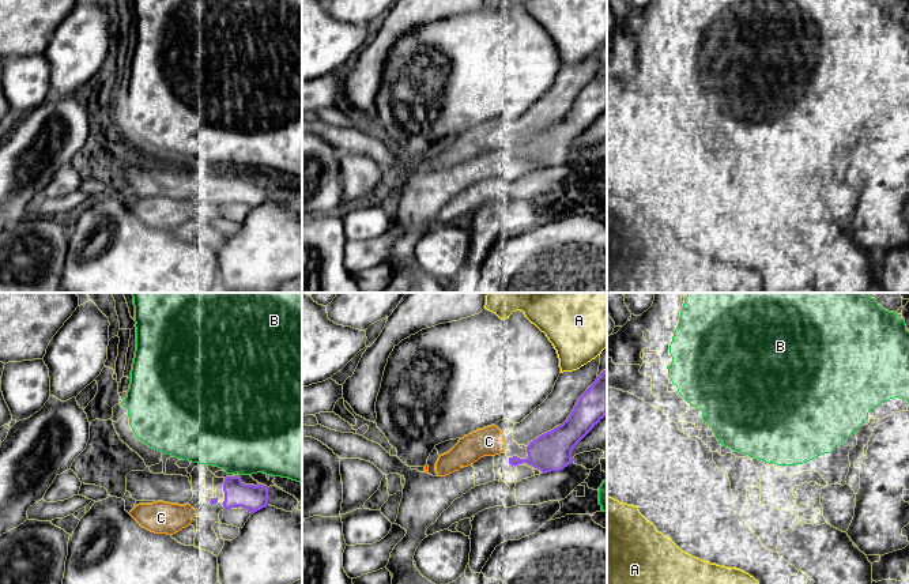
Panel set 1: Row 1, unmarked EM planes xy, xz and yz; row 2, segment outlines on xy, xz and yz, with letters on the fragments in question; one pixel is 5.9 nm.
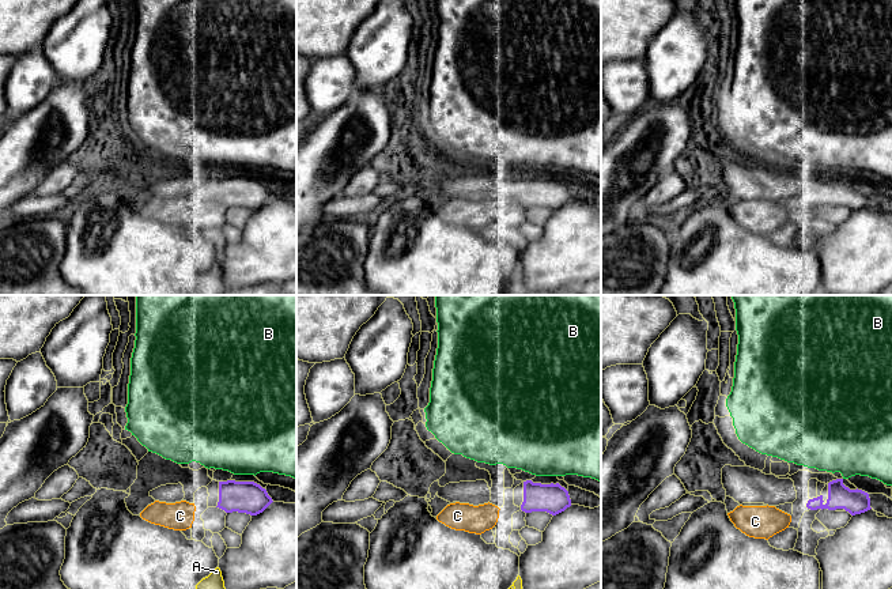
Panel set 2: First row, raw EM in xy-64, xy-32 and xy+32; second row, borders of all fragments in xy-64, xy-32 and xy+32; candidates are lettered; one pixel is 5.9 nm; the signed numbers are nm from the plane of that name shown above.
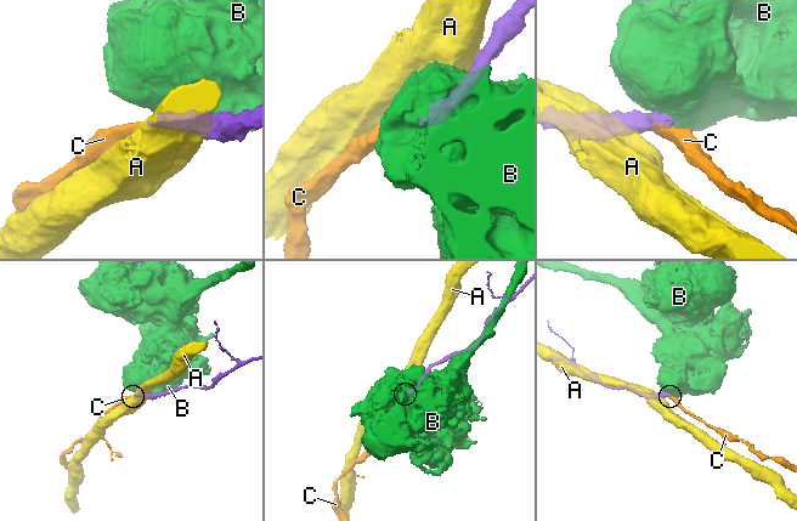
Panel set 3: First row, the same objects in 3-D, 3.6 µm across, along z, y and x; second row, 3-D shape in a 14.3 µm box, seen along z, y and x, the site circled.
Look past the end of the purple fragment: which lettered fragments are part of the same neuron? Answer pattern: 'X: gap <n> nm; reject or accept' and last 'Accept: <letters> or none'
A: gap 90 nm; reject
B: gap 20 nm; reject
C: gap 50 nm; reject
Accept: none

